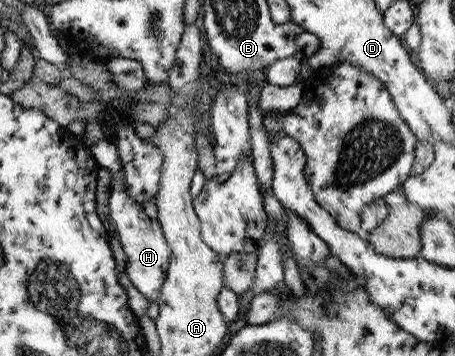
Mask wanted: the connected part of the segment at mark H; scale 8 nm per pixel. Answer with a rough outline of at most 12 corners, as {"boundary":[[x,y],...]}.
{"boundary":[[111,141],[90,148],[113,175],[109,205],[130,283],[152,303],[172,256],[161,223],[128,197]]}

